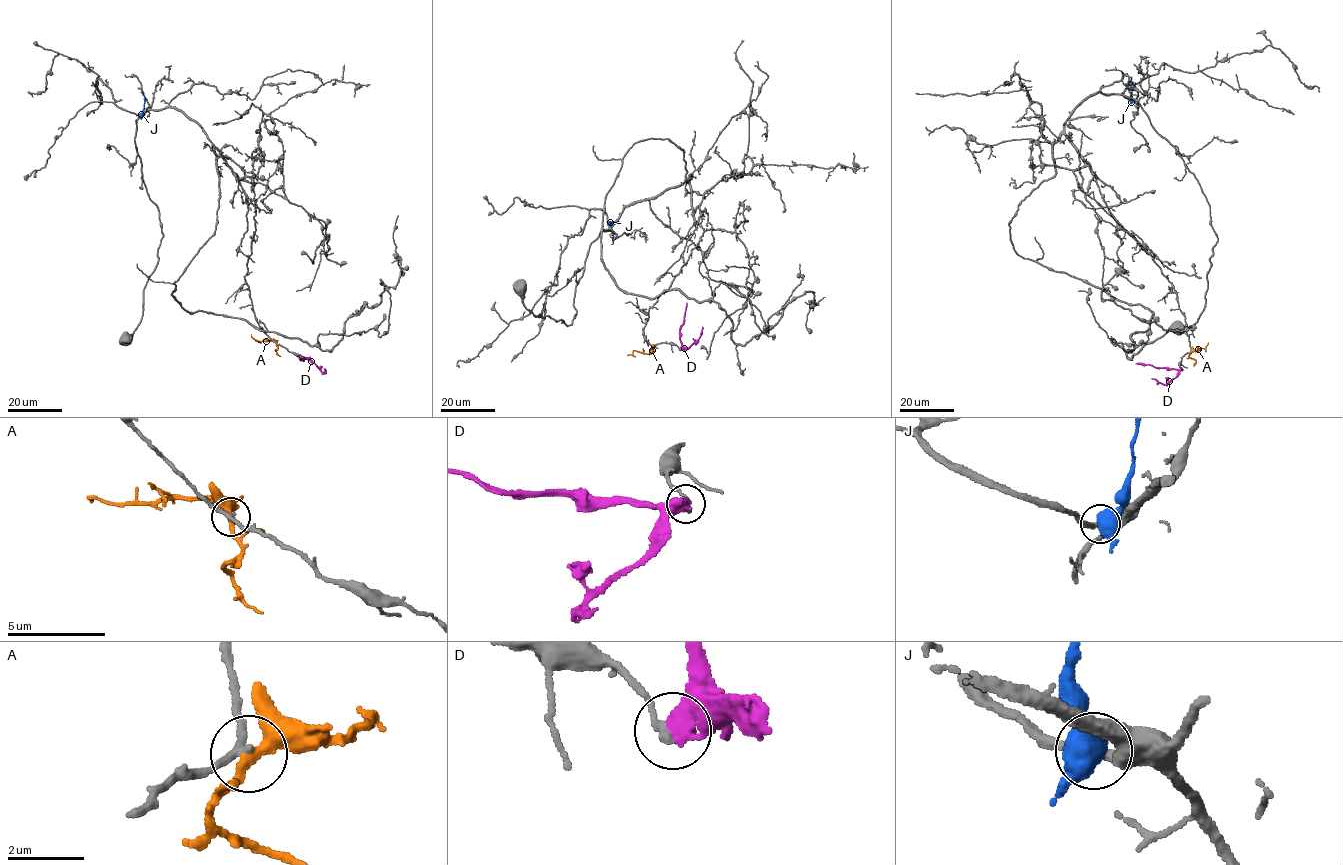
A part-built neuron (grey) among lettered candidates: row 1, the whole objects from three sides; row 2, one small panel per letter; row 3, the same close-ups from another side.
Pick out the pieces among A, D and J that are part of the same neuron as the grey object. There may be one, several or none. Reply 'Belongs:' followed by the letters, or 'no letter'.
Belongs: no letter

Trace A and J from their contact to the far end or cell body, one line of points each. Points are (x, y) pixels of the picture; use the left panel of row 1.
A: (276, 343), (256, 340), (251, 334)
J: (140, 115), (144, 107), (144, 96), (140, 91)

